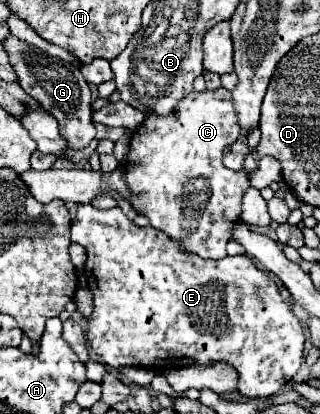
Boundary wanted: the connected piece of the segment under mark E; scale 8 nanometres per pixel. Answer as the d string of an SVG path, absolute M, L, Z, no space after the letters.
M80 204L72 220L72 242L86 248L88 288L94 294L94 316L88 322L88 342L92 350L112 368L176 368L182 364L226 362L238 372L240 396L268 398L276 394L302 364L304 328L292 308L282 300L278 284L260 270L248 256L226 256L224 260L202 260L186 254L178 242L160 230L138 228L120 208L96 210Z

